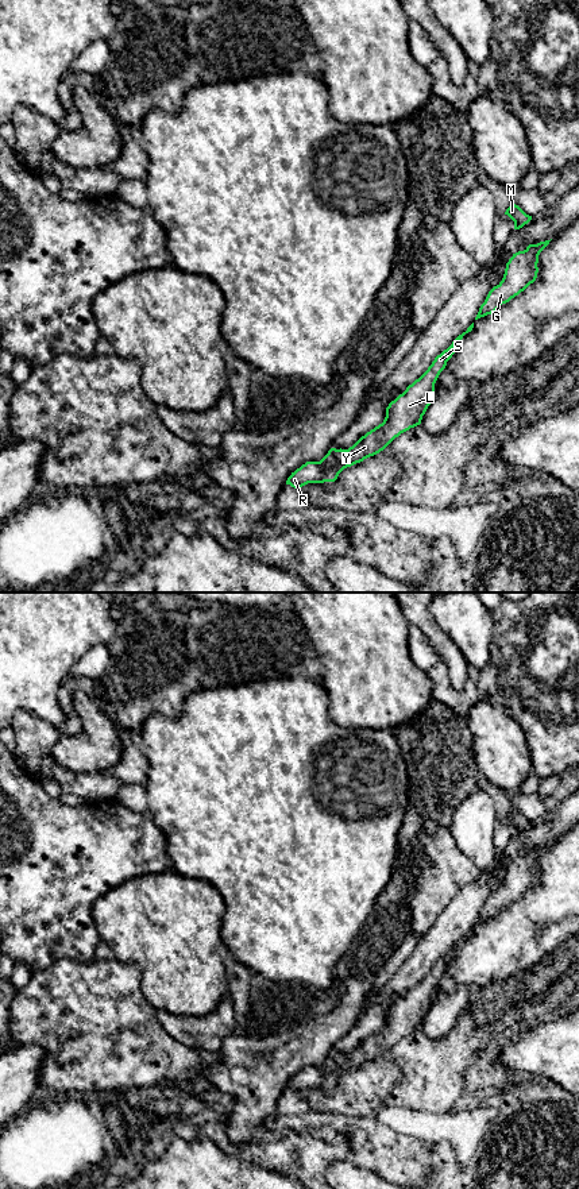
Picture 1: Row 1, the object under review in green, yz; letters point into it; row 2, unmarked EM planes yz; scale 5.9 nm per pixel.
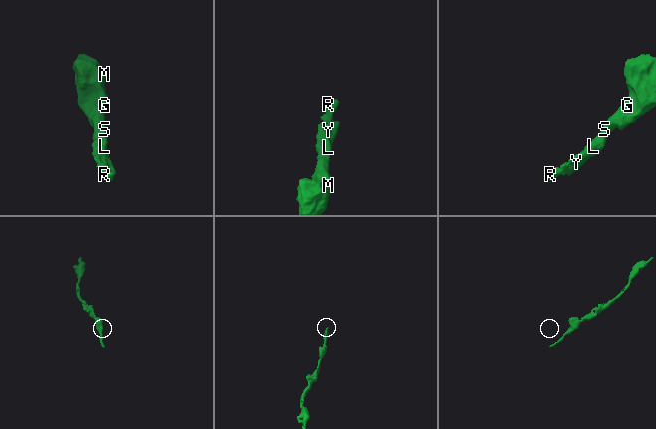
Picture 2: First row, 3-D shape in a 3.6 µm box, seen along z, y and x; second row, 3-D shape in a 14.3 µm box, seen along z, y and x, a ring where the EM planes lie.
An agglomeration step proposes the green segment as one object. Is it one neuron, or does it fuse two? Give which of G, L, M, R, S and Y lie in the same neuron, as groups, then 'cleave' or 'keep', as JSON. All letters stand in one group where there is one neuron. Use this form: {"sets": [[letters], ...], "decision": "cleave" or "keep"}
{"sets": [["G", "L", "M", "R", "S", "Y"]], "decision": "keep"}

